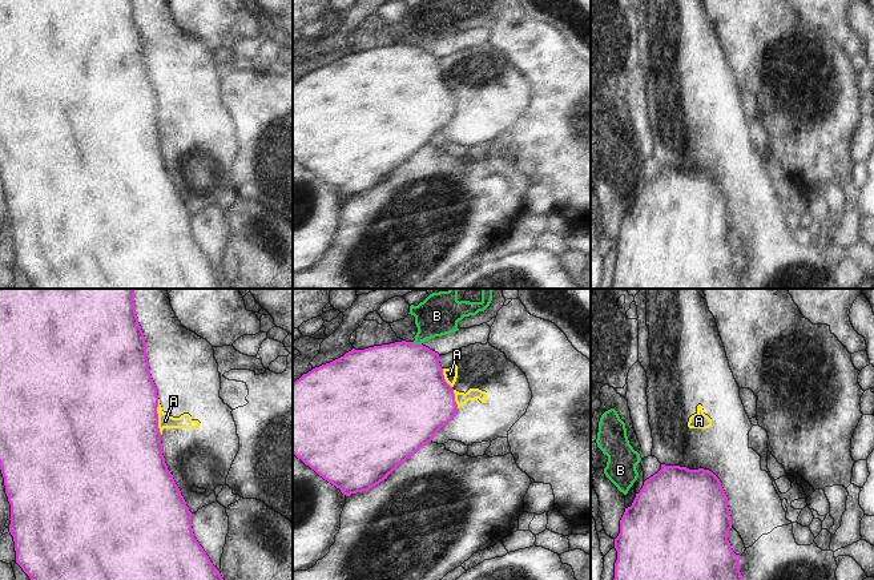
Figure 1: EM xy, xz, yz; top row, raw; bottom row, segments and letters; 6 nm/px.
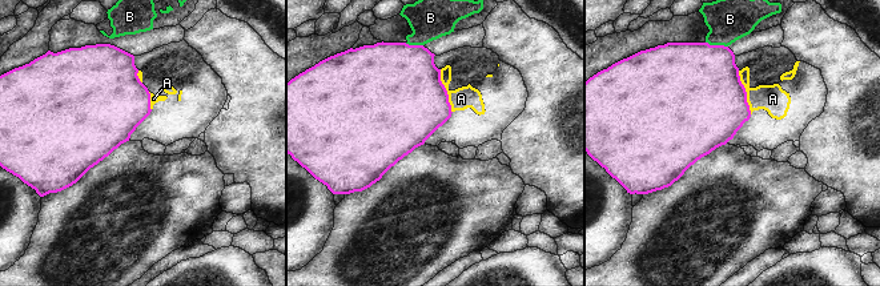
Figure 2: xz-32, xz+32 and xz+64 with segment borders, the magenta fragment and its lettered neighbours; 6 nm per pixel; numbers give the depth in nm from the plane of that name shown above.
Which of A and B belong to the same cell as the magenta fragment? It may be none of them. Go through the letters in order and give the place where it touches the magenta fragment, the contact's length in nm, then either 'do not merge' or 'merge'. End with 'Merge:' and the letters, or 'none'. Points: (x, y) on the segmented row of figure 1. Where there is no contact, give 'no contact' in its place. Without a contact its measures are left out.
A: meets magenta in xy at (157, 417); contact 220 nm long; do not merge
B: meets magenta in xz at (417, 345); contact 70 nm long; do not merge
Merge: none

